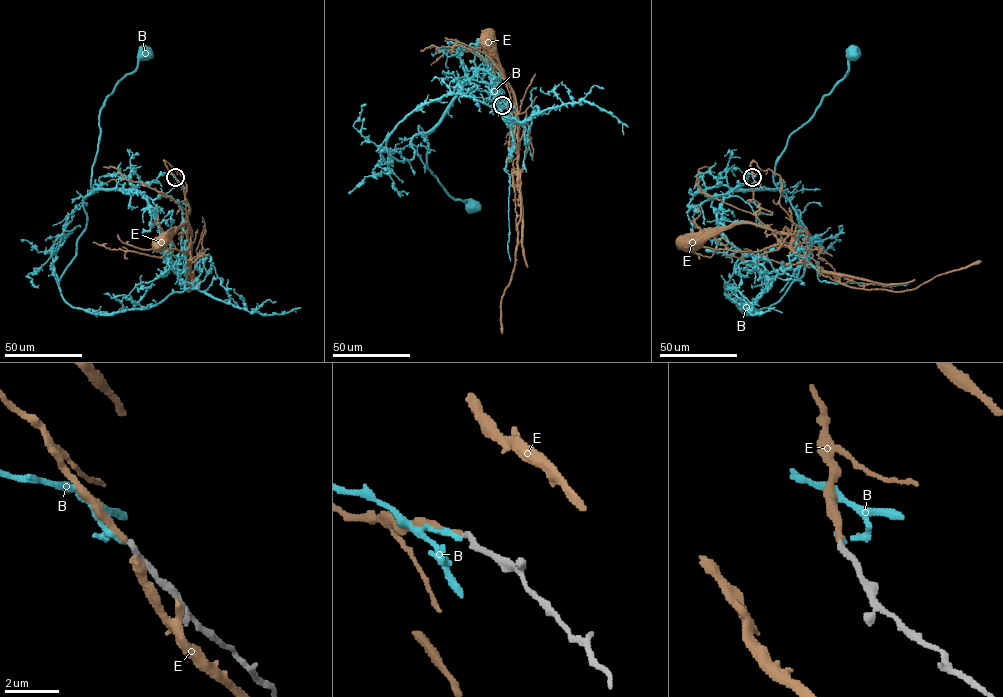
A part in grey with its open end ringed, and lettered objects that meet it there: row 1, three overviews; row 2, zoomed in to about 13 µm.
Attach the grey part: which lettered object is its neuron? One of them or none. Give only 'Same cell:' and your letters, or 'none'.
Same cell: E

